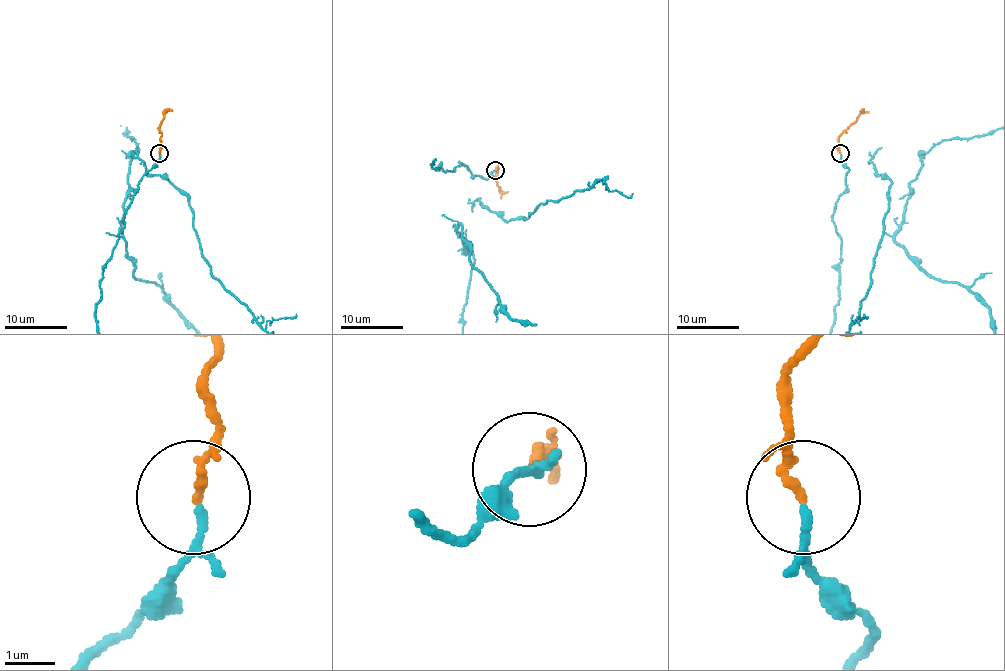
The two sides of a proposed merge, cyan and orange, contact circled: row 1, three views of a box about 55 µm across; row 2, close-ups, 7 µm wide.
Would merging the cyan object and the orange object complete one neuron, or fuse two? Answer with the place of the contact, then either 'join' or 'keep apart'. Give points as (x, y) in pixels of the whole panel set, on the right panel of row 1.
(840, 153) | join

